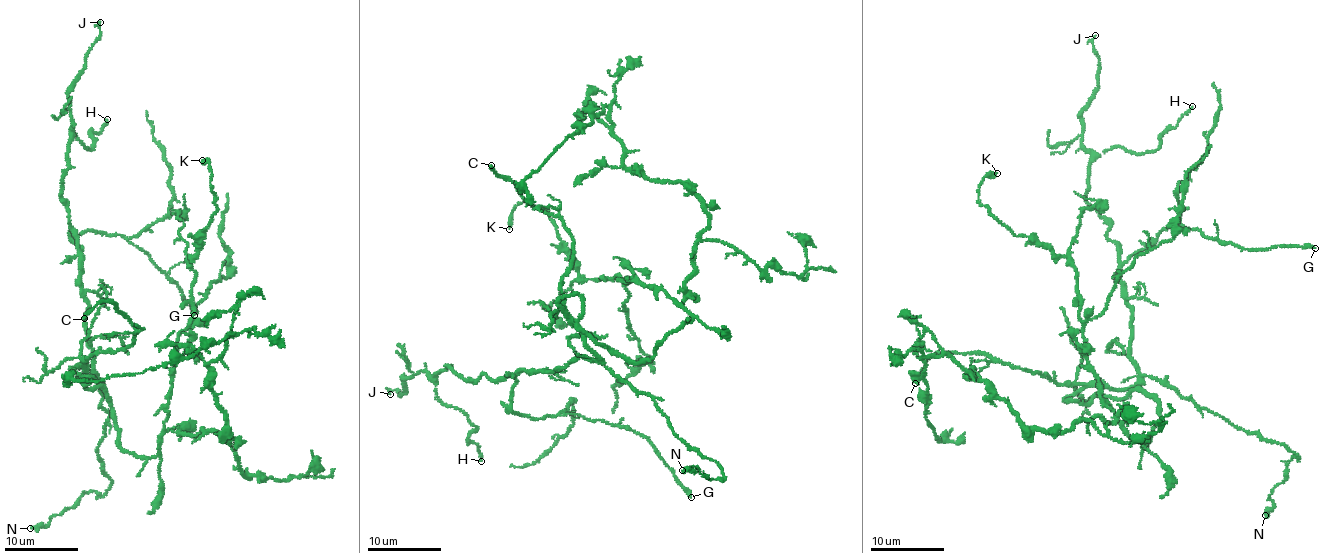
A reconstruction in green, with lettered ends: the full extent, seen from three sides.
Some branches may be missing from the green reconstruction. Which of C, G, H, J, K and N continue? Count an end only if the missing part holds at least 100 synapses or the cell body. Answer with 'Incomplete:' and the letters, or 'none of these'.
Incomplete: C

